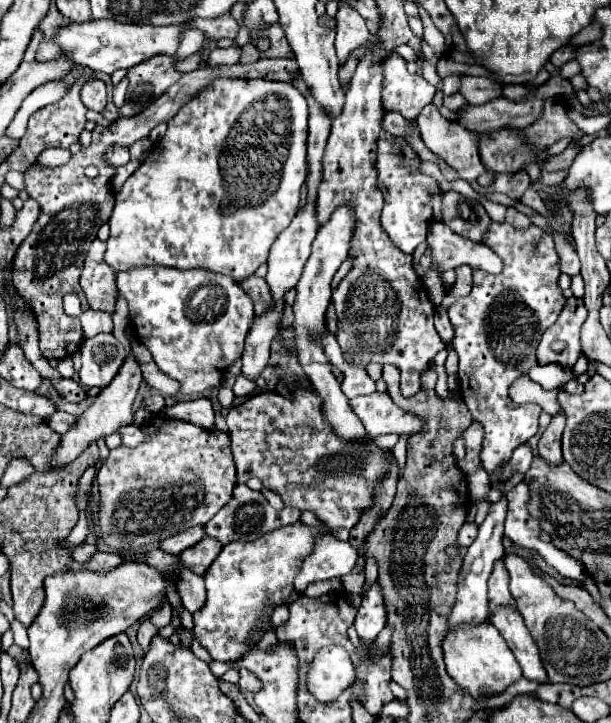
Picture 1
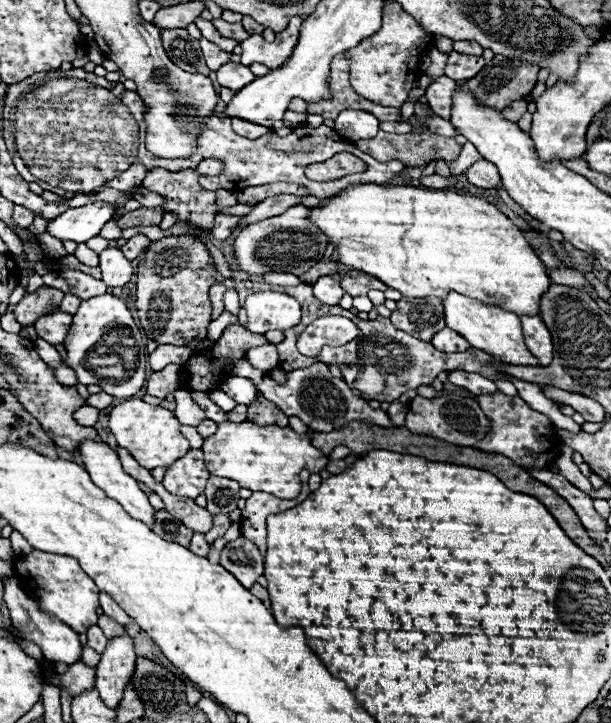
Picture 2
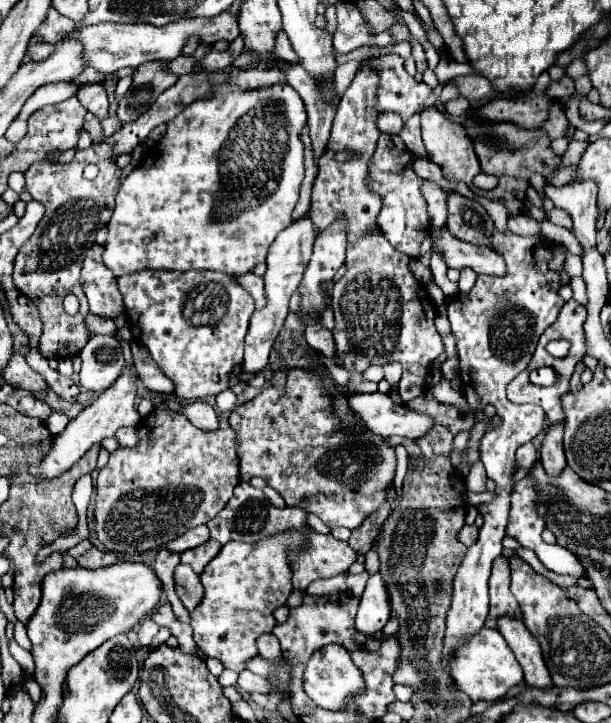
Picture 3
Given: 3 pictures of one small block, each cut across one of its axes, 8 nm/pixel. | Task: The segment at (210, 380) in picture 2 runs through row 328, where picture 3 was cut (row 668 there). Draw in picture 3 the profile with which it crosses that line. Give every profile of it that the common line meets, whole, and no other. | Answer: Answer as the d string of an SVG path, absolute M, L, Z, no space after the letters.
M280 532L272 538L264 538L254 544L228 542L228 546L222 546L218 556L200 574L204 596L200 604L190 612L190 626L194 630L194 642L206 656L220 660L224 668L230 668L234 672L242 672L246 668L246 662L258 656L256 638L264 632L270 632L276 626L274 610L284 606L292 592L292 568L288 564L288 552L290 550L298 552L300 548L304 548L302 532Z

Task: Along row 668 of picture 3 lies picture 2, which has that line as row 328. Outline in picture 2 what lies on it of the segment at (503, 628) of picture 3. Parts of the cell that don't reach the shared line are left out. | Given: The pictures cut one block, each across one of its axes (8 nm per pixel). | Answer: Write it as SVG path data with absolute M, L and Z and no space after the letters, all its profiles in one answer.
M520 316L528 350L540 360L542 366L552 362L552 336L540 316Z

